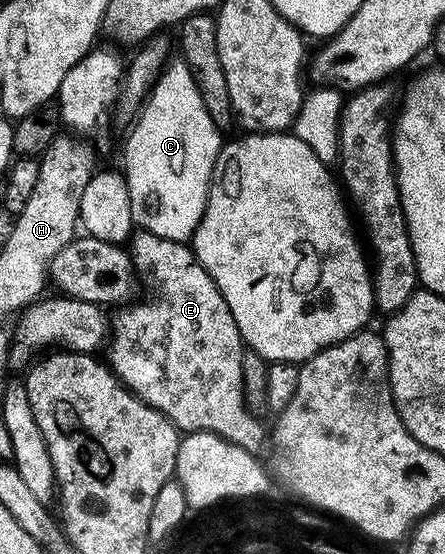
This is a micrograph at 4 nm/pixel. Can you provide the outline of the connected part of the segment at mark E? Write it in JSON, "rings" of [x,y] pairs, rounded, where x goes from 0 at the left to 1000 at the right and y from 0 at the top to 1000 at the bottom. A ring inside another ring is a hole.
{"rings":[[[315,415],[294,428],[292,460],[308,500],[321,518],[326,513],[351,525],[351,542],[324,542],[317,549],[297,545],[258,558],[261,572],[254,569],[247,578],[247,619],[238,628],[243,662],[306,717],[355,738],[407,782],[479,780],[544,812],[582,818],[582,809],[598,801],[598,773],[548,729],[544,646],[553,623],[481,502],[472,502],[465,487],[440,471],[420,439],[371,433],[342,419]]]}

